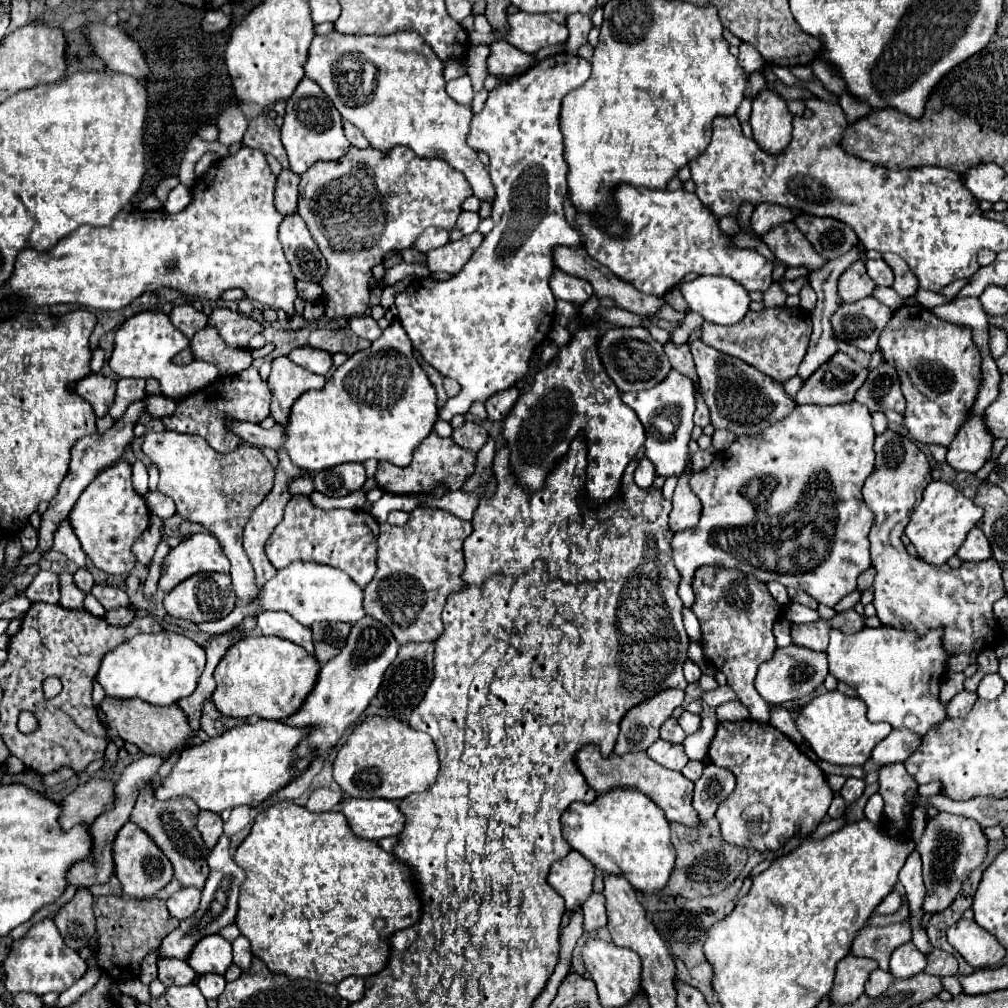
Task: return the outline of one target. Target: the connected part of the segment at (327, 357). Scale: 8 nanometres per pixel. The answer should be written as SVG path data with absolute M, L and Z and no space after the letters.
M312 346L296 348L296 350L292 350L288 356L290 356L290 360L296 362L298 366L304 366L306 370L310 370L310 372L314 372L314 374L320 374L320 376L326 376L328 370L332 368L332 354L326 352L326 350L312 348Z

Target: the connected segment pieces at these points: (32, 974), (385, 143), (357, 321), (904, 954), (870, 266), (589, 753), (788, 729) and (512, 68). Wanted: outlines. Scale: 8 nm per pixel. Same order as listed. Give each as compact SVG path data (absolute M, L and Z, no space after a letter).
M50 918L44 922L36 924L24 938L14 940L10 958L4 962L4 972L6 972L6 990L12 994L18 992L32 992L32 994L48 994L48 992L64 992L68 990L76 980L80 980L86 972L86 962L80 960L80 956L70 950L62 936L58 934L58 928Z
M334 30L326 36L316 36L312 40L310 58L306 60L304 70L306 70L306 76L314 80L326 92L326 96L334 102L342 118L362 130L362 134L370 140L372 148L388 150L396 144L402 144L402 146L412 148L422 158L442 158L452 168L460 170L466 176L466 180L470 182L474 190L474 196L480 202L490 202L490 204L494 202L496 190L490 180L490 172L478 160L476 152L466 146L466 134L470 130L472 108L454 102L446 94L444 90L446 80L442 76L444 64L434 54L434 50L426 46L424 38L418 32L398 30L388 36L376 36L376 34L362 36L362 34L340 34Z
M358 316L358 318L354 318L350 322L350 328L360 338L366 338L366 340L372 340L372 342L382 336L382 330L380 330L378 322L372 316Z
M902 944L892 952L890 974L896 978L910 978L922 972L926 966L926 956L912 944Z
M866 260L866 270L868 270L868 276L878 286L892 286L894 284L894 274L884 260Z
M584 746L576 754L576 762L580 766L580 772L584 774L586 782L596 794L608 794L608 790L614 788L634 788L642 794L646 794L650 800L654 800L666 814L670 822L678 822L686 828L700 828L702 820L698 818L694 806L692 806L692 794L694 794L694 782L684 778L682 772L672 772L666 770L664 766L654 764L652 758L648 758L646 752L638 754L624 754L616 756L610 754L608 758L600 756L600 750L596 746Z
M777 707L776 710L770 712L769 722L794 742L802 742L802 736L798 734L793 715L790 712Z
M496 40L490 44L486 72L488 76L494 76L494 78L516 76L526 72L532 64L534 64L534 58L530 54L522 54L520 50L510 46L506 40Z

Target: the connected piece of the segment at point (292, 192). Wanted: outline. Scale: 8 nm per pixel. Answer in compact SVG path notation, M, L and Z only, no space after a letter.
M282 170L276 184L276 208L282 216L296 214L296 202L298 202L298 182L300 176L296 176L292 170Z

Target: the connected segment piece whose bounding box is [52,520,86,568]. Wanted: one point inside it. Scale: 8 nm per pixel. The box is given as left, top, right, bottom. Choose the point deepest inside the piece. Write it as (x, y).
(64, 540)

